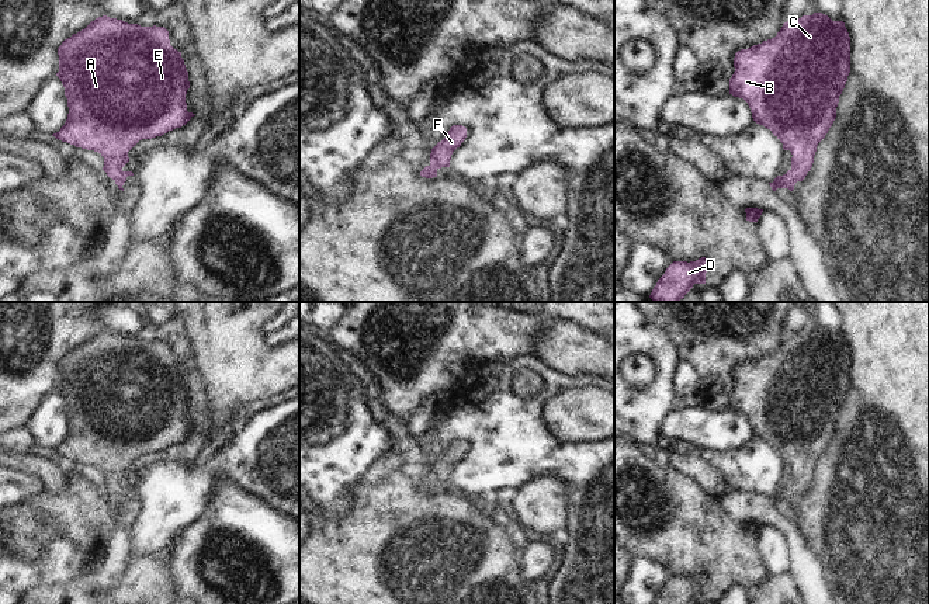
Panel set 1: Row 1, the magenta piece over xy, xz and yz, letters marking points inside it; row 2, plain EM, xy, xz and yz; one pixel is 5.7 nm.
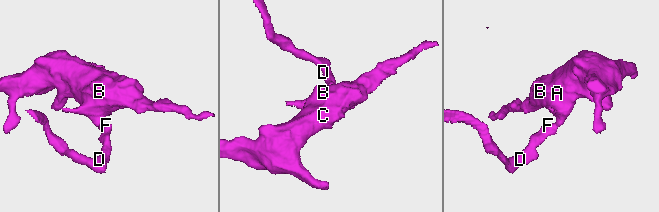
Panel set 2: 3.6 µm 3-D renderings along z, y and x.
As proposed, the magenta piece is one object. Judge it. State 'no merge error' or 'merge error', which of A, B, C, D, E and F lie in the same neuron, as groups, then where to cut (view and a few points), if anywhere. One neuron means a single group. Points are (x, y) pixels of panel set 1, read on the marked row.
no merge error; groups A B C D E F; cut none

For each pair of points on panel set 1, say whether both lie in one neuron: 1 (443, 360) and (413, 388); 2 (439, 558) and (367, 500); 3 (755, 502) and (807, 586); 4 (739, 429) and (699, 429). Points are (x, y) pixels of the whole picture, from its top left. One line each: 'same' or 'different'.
1: same
2: same
3: same
4: same

